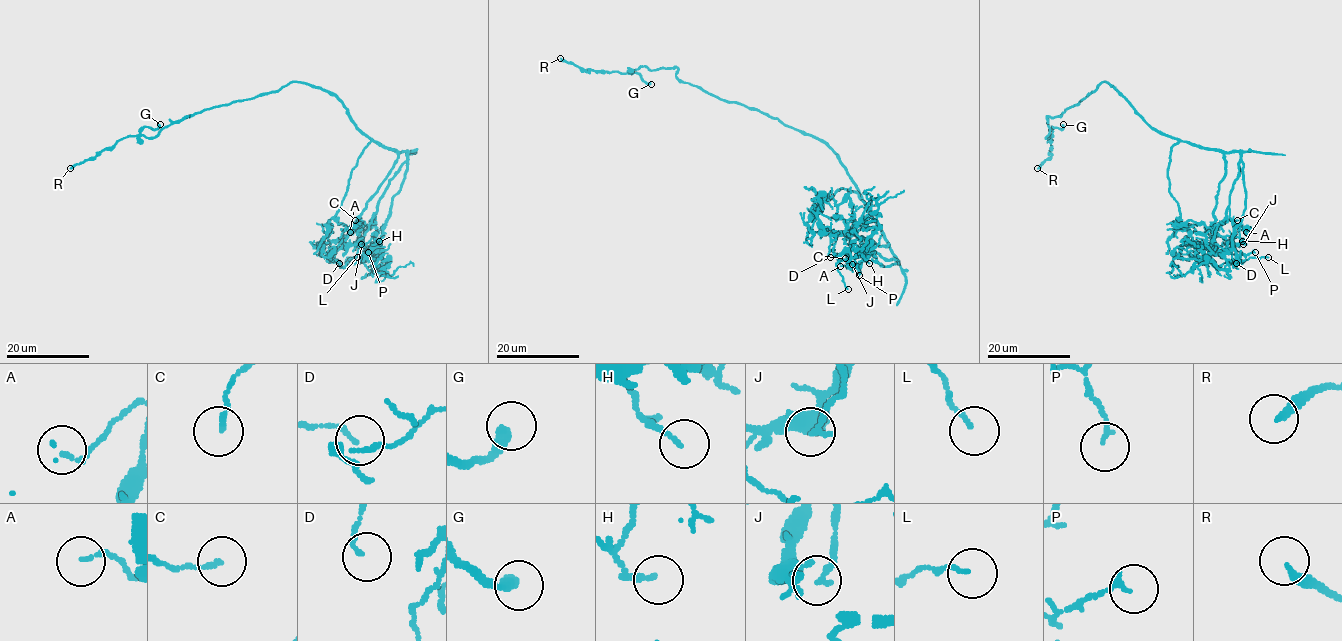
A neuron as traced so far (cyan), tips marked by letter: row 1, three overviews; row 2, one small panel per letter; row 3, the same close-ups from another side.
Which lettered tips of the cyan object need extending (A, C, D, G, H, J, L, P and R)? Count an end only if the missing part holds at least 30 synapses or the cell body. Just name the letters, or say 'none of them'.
none of them

